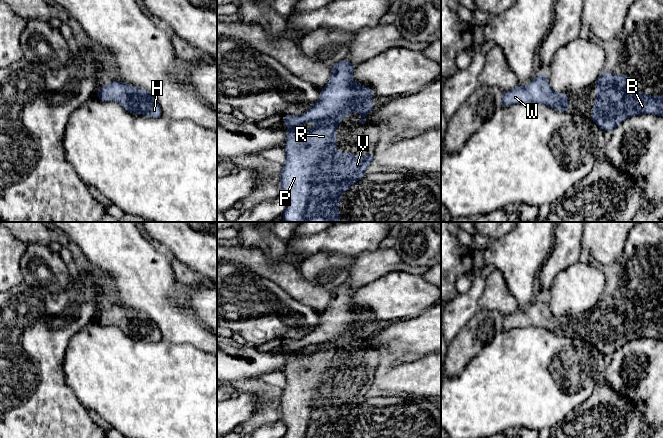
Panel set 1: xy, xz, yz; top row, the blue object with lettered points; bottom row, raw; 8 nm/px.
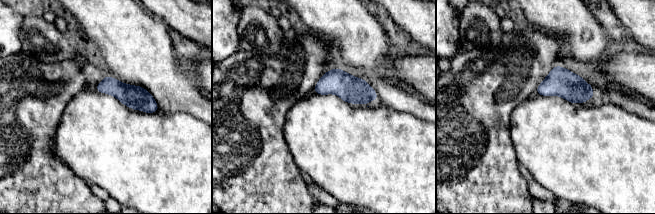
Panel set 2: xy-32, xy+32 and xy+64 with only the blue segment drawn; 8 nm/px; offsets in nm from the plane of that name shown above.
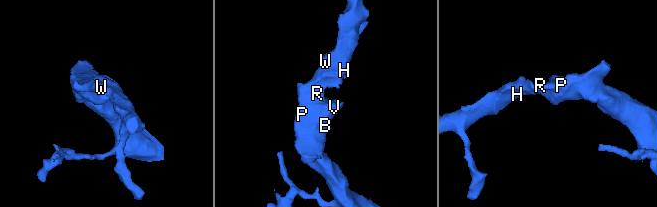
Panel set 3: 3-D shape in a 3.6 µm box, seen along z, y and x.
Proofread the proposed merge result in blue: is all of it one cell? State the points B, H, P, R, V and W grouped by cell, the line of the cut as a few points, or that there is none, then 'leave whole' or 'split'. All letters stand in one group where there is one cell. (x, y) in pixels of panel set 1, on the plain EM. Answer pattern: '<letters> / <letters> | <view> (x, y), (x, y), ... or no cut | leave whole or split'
B H P R V W | no cut | leave whole

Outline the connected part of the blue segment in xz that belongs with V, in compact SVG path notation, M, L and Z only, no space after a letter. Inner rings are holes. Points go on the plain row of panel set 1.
M346 283L341 284L339 287L335 288L334 290L331 290L331 301L328 306L328 308L321 314L321 320L320 323L314 328L314 330L305 336L304 338L300 340L293 340L293 339L283 339L283 346L288 351L288 360L287 365L284 371L284 374L287 379L286 386L282 390L281 397L280 397L280 406L281 406L281 414L279 419L286 425L286 434L283 438L339 438L338 432L340 427L340 420L344 417L345 414L351 413L352 409L357 406L359 403L365 400L365 394L368 392L368 390L371 388L371 386L374 384L375 378L370 379L356 379L351 377L338 377L337 376L337 366L335 363L335 359L337 357L337 348L341 346L341 344L350 337L356 337L359 336L362 339L362 343L360 346L362 348L366 347L366 344L364 343L373 333L373 325L370 325L370 322L373 322L374 315L369 311L364 311L362 308L357 308L352 304L352 297L355 293L356 289L353 289L349 287ZM307 346L315 346L317 350L310 354L304 354L301 352L301 350Z

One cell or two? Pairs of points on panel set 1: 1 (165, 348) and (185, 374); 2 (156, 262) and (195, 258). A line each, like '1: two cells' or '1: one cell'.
1: one cell
2: two cells

